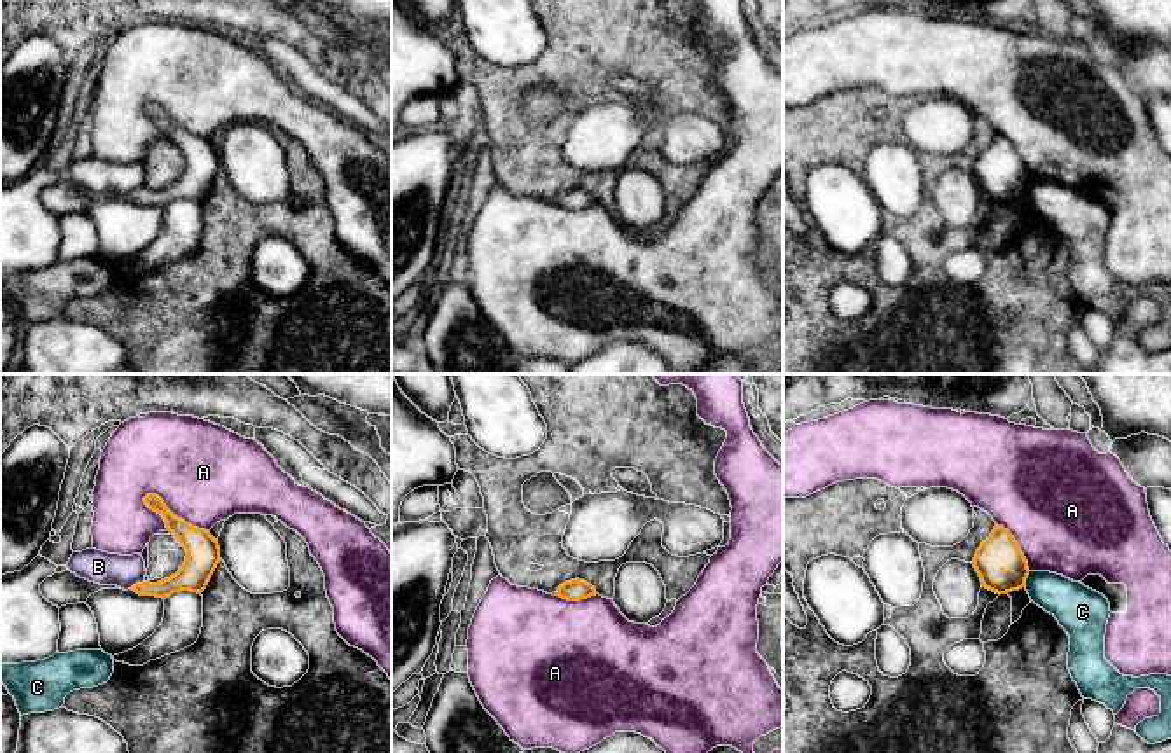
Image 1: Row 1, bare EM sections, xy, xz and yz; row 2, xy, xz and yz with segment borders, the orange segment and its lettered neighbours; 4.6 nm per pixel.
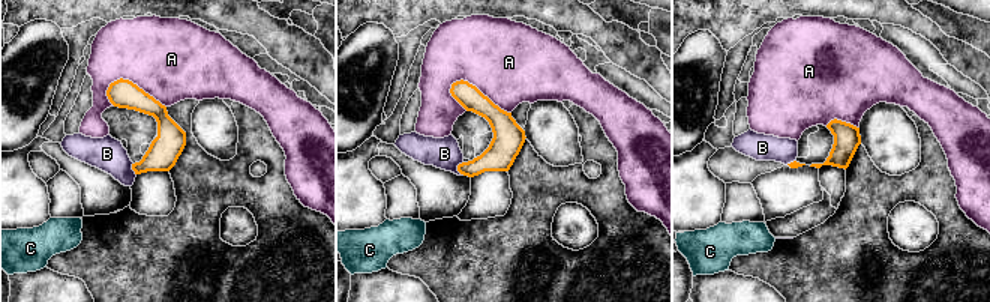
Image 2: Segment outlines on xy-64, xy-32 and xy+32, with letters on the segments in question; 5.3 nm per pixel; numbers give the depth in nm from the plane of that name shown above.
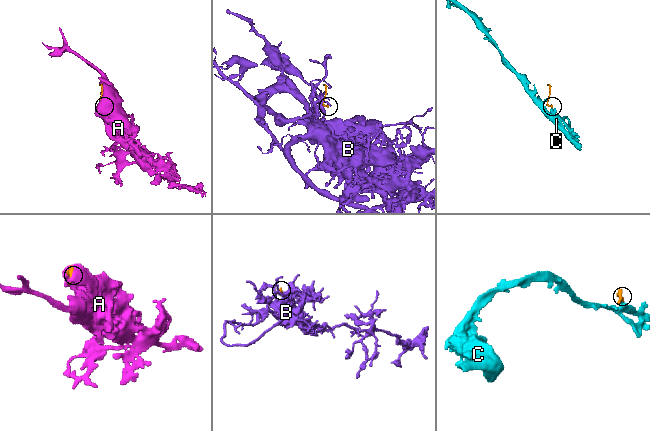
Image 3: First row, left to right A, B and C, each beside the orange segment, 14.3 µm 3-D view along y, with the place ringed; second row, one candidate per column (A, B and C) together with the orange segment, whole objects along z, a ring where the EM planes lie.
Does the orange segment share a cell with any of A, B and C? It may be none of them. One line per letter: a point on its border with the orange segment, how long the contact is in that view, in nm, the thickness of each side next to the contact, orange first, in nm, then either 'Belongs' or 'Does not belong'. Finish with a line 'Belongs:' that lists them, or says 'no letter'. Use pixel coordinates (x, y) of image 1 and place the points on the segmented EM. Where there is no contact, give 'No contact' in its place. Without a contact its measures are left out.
A: Touches orange at xy (173, 516). Shared border 340 nm. Thickness 160 nm (orange) against 460 nm. Does not belong
B: Touches orange at xy (137, 584). Shared border 70 nm. Thickness 120 nm (orange) against 150 nm. Does not belong
C: Touches orange at yz (1026, 577). Shared border 80 nm. Thickness 220 nm (orange) against 200 nm. Does not belong
Belongs: no letter

